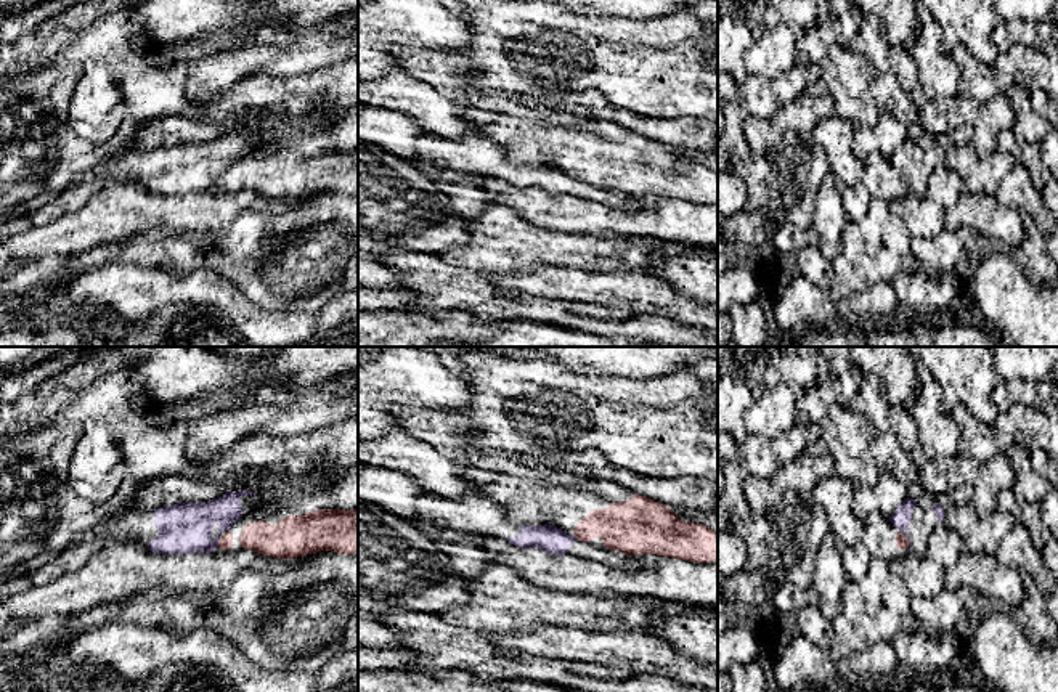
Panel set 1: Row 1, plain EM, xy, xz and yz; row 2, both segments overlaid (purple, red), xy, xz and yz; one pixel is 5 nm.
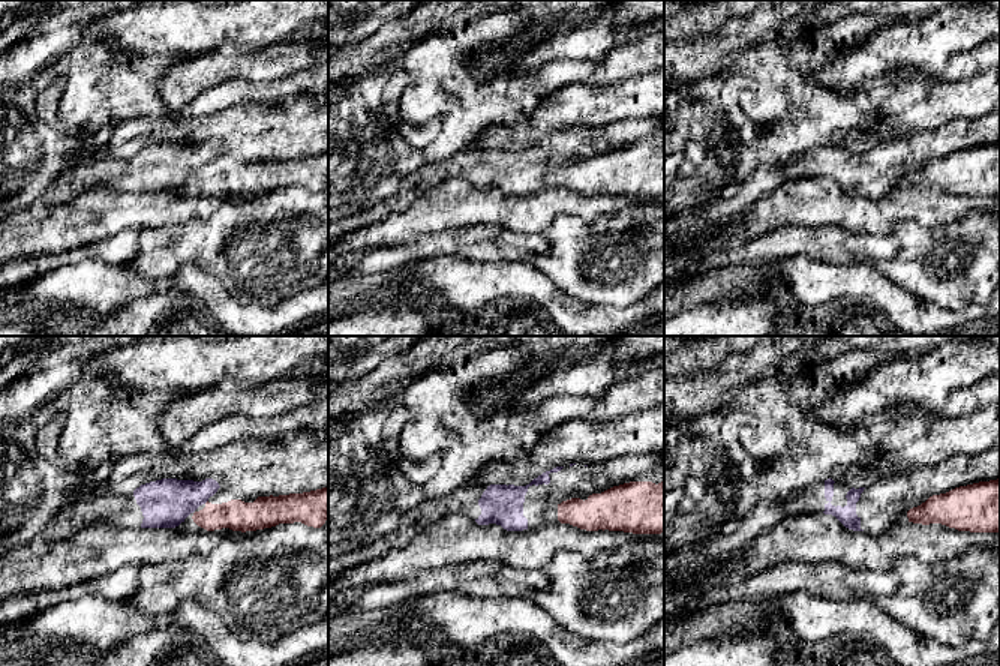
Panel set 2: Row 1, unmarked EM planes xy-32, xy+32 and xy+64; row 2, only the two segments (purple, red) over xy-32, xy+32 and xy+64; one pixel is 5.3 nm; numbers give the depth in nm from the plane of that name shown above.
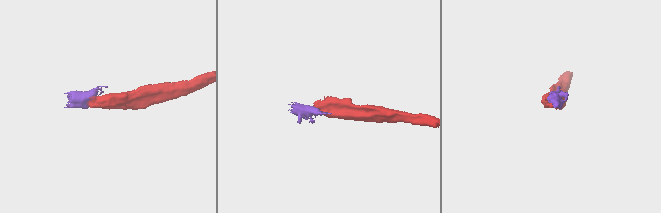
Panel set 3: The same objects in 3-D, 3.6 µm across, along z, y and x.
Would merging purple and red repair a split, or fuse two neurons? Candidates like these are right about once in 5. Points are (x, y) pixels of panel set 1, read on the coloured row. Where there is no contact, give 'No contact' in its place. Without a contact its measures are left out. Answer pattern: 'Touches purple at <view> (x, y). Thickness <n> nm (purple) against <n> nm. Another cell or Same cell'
Touches purple at xy (217, 541). Thickness 260 nm (purple) against 70 nm. Another cell

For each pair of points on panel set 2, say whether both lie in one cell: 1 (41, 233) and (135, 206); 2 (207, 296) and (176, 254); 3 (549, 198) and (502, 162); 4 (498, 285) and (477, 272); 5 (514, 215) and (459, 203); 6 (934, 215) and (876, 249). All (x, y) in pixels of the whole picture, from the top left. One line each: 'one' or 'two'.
1: one
2: two
3: two
4: one
5: one
6: two

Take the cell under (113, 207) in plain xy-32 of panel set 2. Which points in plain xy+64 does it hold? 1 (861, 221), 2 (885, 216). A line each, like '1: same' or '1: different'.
1: same
2: same

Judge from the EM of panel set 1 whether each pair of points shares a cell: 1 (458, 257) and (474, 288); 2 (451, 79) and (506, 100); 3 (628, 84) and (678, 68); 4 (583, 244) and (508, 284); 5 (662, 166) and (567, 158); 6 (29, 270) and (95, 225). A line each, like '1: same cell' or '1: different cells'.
1: different cells
2: same cell
3: same cell
4: different cells
5: same cell
6: different cells

